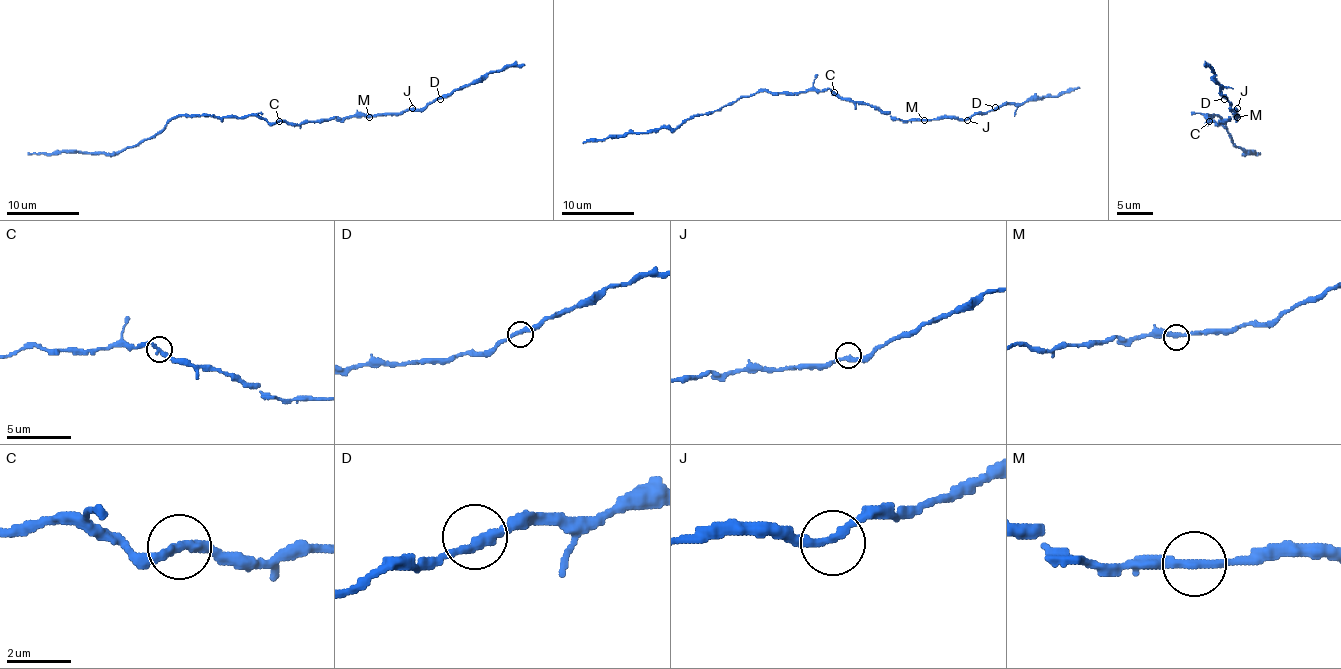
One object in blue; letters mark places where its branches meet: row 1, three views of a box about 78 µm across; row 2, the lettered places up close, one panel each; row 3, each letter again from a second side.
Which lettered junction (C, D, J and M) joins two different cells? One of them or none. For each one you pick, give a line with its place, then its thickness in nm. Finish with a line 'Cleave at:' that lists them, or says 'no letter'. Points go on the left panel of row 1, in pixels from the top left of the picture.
Cleave at: no letter

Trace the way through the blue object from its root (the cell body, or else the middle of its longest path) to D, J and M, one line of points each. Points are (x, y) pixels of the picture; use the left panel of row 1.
D: (278, 122), (298, 124), (331, 120), (334, 117), (400, 115), (409, 109), (425, 108), (440, 99)
J: (278, 122), (298, 124), (331, 120), (334, 117), (400, 115), (412, 108)
M: (278, 122), (298, 124), (331, 120), (334, 117), (369, 117)

